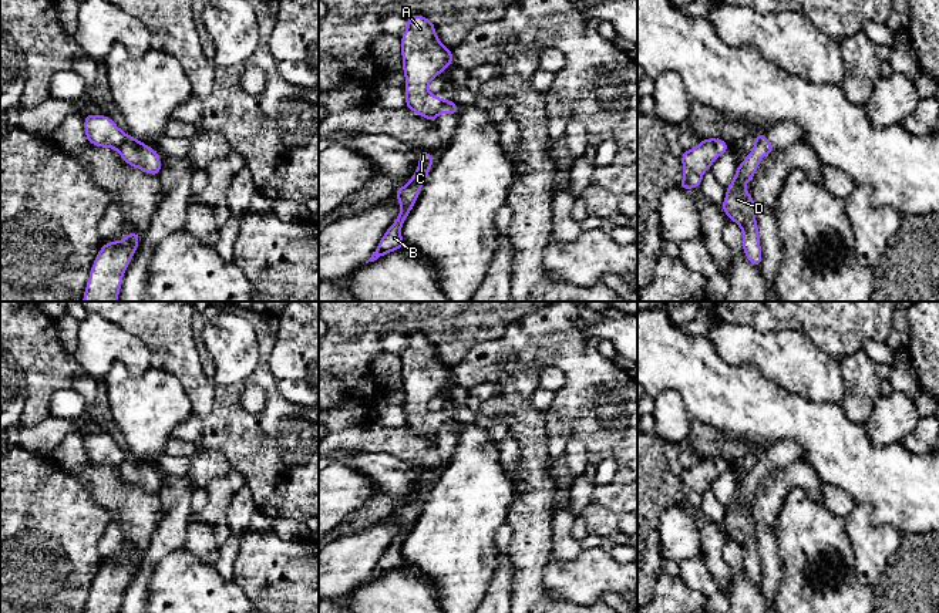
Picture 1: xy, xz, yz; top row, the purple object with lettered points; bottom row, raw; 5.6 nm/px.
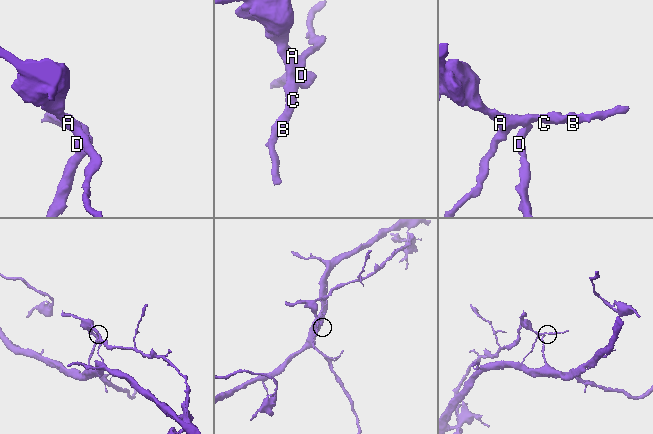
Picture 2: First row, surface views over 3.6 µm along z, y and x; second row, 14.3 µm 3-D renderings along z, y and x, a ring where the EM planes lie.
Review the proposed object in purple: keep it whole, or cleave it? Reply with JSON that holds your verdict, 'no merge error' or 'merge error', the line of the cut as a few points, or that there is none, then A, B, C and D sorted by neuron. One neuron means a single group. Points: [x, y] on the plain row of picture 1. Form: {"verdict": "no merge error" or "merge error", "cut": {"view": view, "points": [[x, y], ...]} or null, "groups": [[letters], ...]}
{"verdict": "no merge error", "cut": null, "groups": [["A", "B", "C", "D"]]}

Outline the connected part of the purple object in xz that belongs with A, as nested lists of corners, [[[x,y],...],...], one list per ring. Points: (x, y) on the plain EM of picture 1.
[[[413,333],[407,336],[407,348],[400,358],[403,393],[405,394],[405,427],[425,435],[430,441],[435,441],[440,432],[458,434],[458,422],[435,415],[428,410],[430,400],[454,381],[454,374],[451,368],[440,360],[434,341],[421,333]]]

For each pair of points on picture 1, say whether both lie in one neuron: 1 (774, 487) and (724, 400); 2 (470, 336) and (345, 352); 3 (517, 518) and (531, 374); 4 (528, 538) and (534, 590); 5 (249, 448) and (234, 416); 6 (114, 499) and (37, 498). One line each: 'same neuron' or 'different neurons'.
1: different neurons
2: different neurons
3: same neuron
4: same neuron
5: same neuron
6: different neurons

